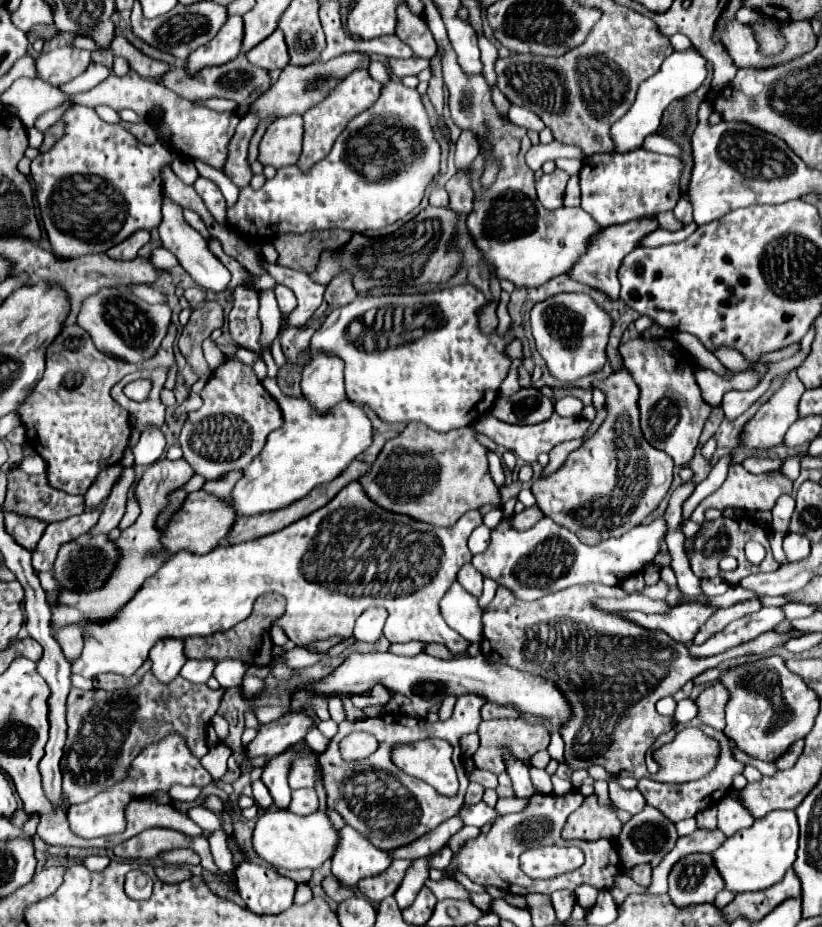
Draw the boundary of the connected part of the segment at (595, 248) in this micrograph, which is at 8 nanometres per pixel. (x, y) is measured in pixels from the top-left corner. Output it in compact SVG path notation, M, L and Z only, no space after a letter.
M642 218L642 220L632 220L620 226L610 226L610 228L602 228L602 236L594 236L594 244L590 244L590 248L586 248L586 256L582 256L582 260L578 260L578 264L574 264L574 268L570 268L570 278L586 284L602 294L606 294L610 300L618 300L618 282L616 282L616 272L618 272L618 264L622 262L622 258L626 254L630 254L640 238L644 238L646 234L650 234L652 230L658 228L656 218Z

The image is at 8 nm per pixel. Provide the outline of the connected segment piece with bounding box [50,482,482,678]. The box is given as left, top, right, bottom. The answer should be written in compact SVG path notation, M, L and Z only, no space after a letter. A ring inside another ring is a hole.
M352 482L352 484L350 484L350 486L344 486L344 488L342 488L342 490L340 490L340 492L338 492L338 494L336 494L336 496L334 496L334 498L332 498L332 500L330 500L330 502L328 502L328 504L326 504L326 506L324 506L324 508L320 508L320 510L316 510L316 512L312 512L312 514L308 514L308 516L306 516L306 518L302 518L302 520L298 520L298 522L294 522L294 524L290 524L290 526L286 526L286 528L282 528L282 530L278 530L278 532L274 532L274 534L268 534L268 536L262 536L262 538L258 538L258 540L250 540L250 542L242 542L242 544L234 544L234 546L218 546L218 548L214 548L214 550L212 550L212 552L208 552L208 554L204 554L204 556L192 556L192 554L190 554L190 552L178 552L178 554L174 554L174 556L170 556L170 558L168 558L168 560L166 560L166 562L164 562L164 564L162 564L162 568L160 568L160 570L158 570L158 572L156 572L156 574L154 574L154 576L150 576L150 578L148 578L148 580L146 580L146 582L144 582L144 584L142 584L142 588L140 588L140 590L138 590L138 592L136 592L136 594L134 594L134 596L132 596L132 598L130 598L130 600L128 600L128 602L126 602L126 604L124 604L124 606L122 606L122 608L120 608L120 610L118 610L118 612L116 612L116 614L114 614L114 616L112 616L112 618L110 618L110 620L96 620L96 622L88 622L88 620L86 620L86 618L84 618L84 616L82 616L82 612L78 612L78 608L70 608L70 606L66 606L66 604L52 604L52 606L50 606L50 612L52 612L52 630L58 630L58 628L62 628L62 626L66 626L66 624L78 624L78 626L80 626L80 628L82 628L82 632L84 632L84 648L82 648L82 654L80 654L80 656L78 656L78 658L76 658L76 660L74 660L74 662L72 662L72 674L80 674L80 676L84 676L84 678L96 678L96 676L98 676L98 674L106 674L106 672L112 672L112 674L120 674L120 676L126 676L126 678L128 678L128 676L132 676L132 674L134 674L134 672L136 672L136 670L138 670L138 668L140 668L140 666L142 666L142 664L144 664L144 660L146 660L146 658L148 658L148 652L150 652L150 648L152 648L152 646L154 646L154 644L156 644L156 642L158 642L158 640L166 640L166 638L176 638L176 640L186 640L186 638L188 638L188 636L210 636L210 634L216 634L216 632L224 632L224 630L228 630L228 628L232 628L232 626L236 626L236 624L238 624L238 622L242 622L242 620L246 620L246 618L248 618L248 616L250 616L250 612L252 612L252 604L254 604L254 600L256 600L256 598L258 598L258 596L262 596L262 594L264 594L264 592L278 592L278 594L282 594L282 596L284 596L284 598L286 598L286 602L288 602L288 604L286 604L286 610L285 610L285 613L284 613L284 614L283 614L283 615L282 615L282 616L281 616L281 617L280 617L280 618L278 618L278 619L276 619L276 620L275 620L275 621L274 621L274 622L273 622L273 626L282 626L282 628L284 628L284 632L286 632L286 636L288 636L288 638L290 638L290 640L292 640L292 642L294 642L294 644L296 644L296 646L310 646L310 644L314 644L314 640L328 640L328 638L330 638L330 636L352 636L352 634L353 634L353 630L354 630L354 625L355 625L355 622L356 622L356 618L358 618L358 616L360 616L360 614L362 614L362 612L364 612L364 610L366 610L366 608L368 608L368 606L384 606L384 608L386 608L386 610L388 610L388 620L386 620L386 638L388 638L388 640L390 640L390 642L410 642L410 640L424 640L424 642L438 642L438 644L444 644L444 646L446 646L446 648L448 648L448 650L452 650L452 654L454 654L454 656L456 656L456 658L462 658L462 656L466 656L466 654L464 654L464 650L466 650L466 648L468 648L468 646L469 646L469 642L468 642L468 641L467 641L467 640L466 640L466 639L464 639L464 638L463 638L463 637L462 637L462 636L460 636L460 635L459 635L459 634L458 634L458 633L457 633L457 632L454 632L454 630L452 630L452 628L450 628L450 626L448 626L448 624L446 624L446 622L444 622L444 618L442 618L442 614L440 614L440 608L438 608L438 602L440 602L440 600L441 600L441 599L442 599L442 597L443 597L443 596L444 596L444 594L445 594L445 593L446 593L446 591L447 591L447 590L448 590L448 586L450 586L450 584L452 584L452 582L454 582L454 580L457 580L457 574L458 574L458 571L459 571L459 570L460 570L460 568L461 568L461 567L462 567L462 566L463 566L463 565L464 565L464 564L466 564L466 563L470 563L470 558L472 558L472 554L470 554L470 550L468 550L468 546L466 546L466 540L468 540L468 536L470 536L470 532L472 532L472 530L474 530L474 528L476 528L476 526L480 526L480 524L482 524L482 516L480 516L480 512L478 512L478 510L472 510L472 512L466 512L466 514L464 514L464 516L462 516L462 518L460 518L460 520L458 520L458 522L456 522L456 524L454 524L454 526L448 526L448 528L440 528L440 526L430 526L430 524L424 524L424 522L418 522L418 520L410 520L410 518L408 518L408 516L398 516L398 514L392 514L392 512L386 512L386 510L384 510L384 508L380 508L380 506L376 506L376 504L374 504L374 502L370 502L370 500L368 500L368 496L366 496L366 494L364 494L364 490L362 490L362 486L360 486L360 484L358 484L358 482ZM434 558L436 558L436 560L438 560L438 568L432 568L432 566L428 566L428 570L426 570L426 564L430 564L430 562L436 562L436 560L434 560Z

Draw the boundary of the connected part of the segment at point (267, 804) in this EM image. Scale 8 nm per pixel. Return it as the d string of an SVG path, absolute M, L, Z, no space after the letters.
M260 780L252 784L252 792L254 792L254 800L256 800L256 804L258 804L260 808L268 810L268 808L272 808L272 806L274 806L274 800L272 800L272 796L270 796L268 788L266 788Z

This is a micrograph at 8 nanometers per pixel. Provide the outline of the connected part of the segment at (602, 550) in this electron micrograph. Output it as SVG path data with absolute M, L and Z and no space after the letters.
M510 514L504 522L498 524L498 528L492 530L492 538L488 548L482 554L476 554L472 558L472 564L478 572L482 572L482 576L492 578L496 584L510 588L510 592L514 592L514 596L518 596L520 600L538 600L542 596L566 590L570 586L576 584L606 584L606 586L618 586L622 580L626 580L632 572L640 572L648 562L654 560L654 556L658 554L658 542L666 532L666 524L664 518L654 520L648 526L636 526L630 532L626 532L620 538L610 538L598 546L586 546L582 544L576 534L572 534L570 530L554 524L550 518L542 518L538 524L534 524L530 530L516 530L512 528L512 518L514 514Z

